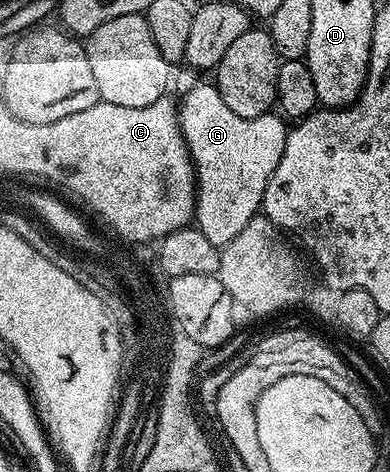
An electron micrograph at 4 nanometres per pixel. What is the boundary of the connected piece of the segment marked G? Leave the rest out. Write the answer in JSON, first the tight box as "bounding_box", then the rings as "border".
{"bounding_box":[178,81,288,248],"border":[[[210,81],[195,86],[178,103],[179,127],[195,167],[194,225],[220,248],[238,236],[241,228],[260,213],[273,168],[285,152],[288,123],[278,113],[256,118],[237,116],[221,100],[219,87]]]}

